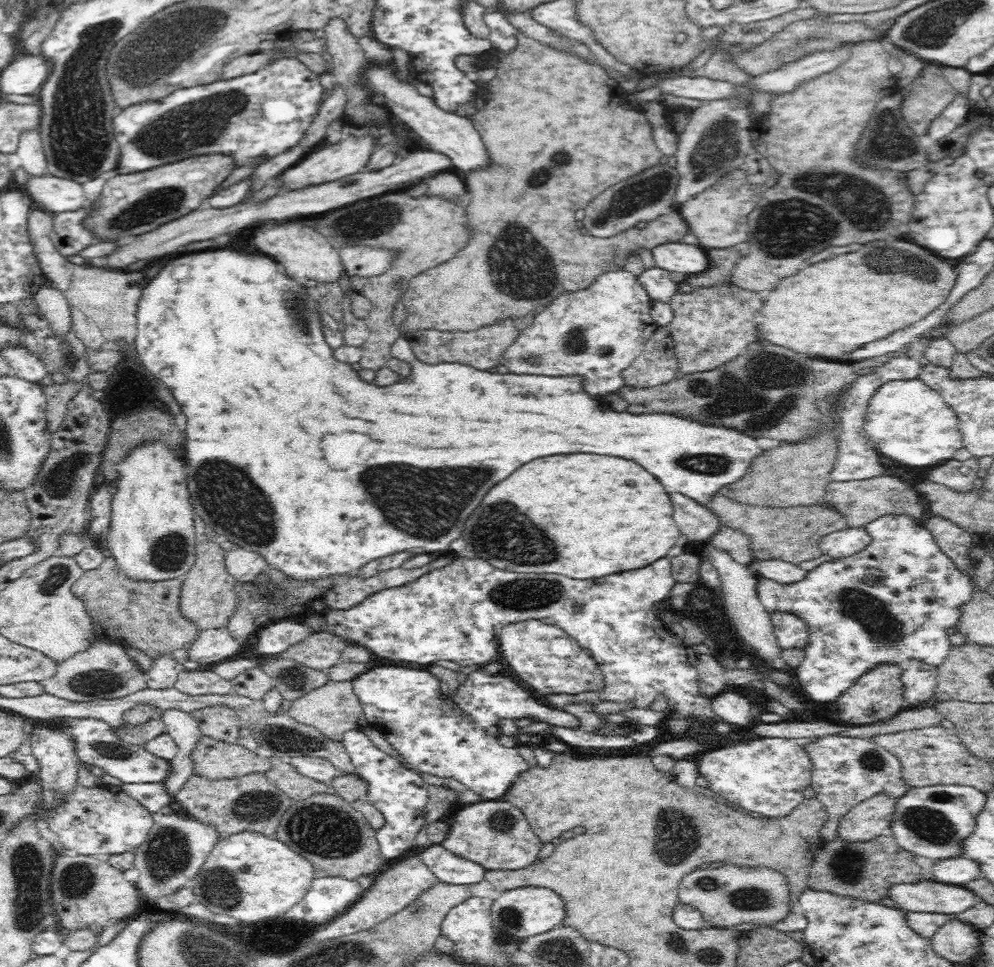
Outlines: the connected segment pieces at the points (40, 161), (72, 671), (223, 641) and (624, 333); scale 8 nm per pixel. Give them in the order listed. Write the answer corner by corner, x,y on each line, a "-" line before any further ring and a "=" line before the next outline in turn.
38,131
24,133
20,137
19,147
15,153
18,160
18,168
22,168
28,178
50,175
48,161
=
97,639
88,650
79,652
59,663
54,676
41,681
43,693
70,702
94,702
115,700
148,688
146,673
129,658
119,643
=
226,626
201,630
187,647
189,659
200,665
218,663
237,654
243,647
240,639
232,637
=
622,268
601,273
582,290
568,290
556,295
547,307
535,315
529,326
521,330
514,344
505,350
501,366
506,366
514,374
583,376
586,392
592,396
621,391
620,388
626,386
622,373
635,364
645,347
647,332
653,327
648,314
650,300
634,274

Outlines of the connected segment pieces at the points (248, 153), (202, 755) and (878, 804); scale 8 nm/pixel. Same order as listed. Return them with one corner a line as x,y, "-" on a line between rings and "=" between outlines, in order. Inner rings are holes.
284,59
273,62
254,74
244,74
230,79
227,83
208,83
188,88
176,88
170,94
158,99
146,99
122,108
114,120
114,136
120,144
120,166
130,168
132,172
142,172
190,158
192,156
231,152
238,165
246,165
272,154
278,154
296,140
300,140
312,116
316,114
323,87
318,79
318,70
313,69
299,59
=
203,736
192,752
193,770
205,776
238,778
252,773
267,773
271,769
270,757
251,752
238,744
218,742
=
882,795
853,806
837,821
834,840
866,842
880,836
889,826
889,819
893,814
892,806
894,799

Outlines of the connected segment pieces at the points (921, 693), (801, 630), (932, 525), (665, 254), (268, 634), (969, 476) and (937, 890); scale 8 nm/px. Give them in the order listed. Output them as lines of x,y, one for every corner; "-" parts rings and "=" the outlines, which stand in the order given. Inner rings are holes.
910,658
898,663
902,669
901,680
904,684
905,706
918,706
936,696
937,666
=
769,613
779,645
784,648
804,648
808,633
806,625
792,614
=
930,517
925,519
923,523
931,532
934,545
945,555
948,555
948,558
954,561
962,573
966,572
974,576
975,568
970,565
970,559
966,557
968,548
972,544
970,536
944,519
=
672,242
650,248
656,268
666,272
679,272
685,275
703,272
707,268
704,249
688,246
682,242
=
280,619
272,621
263,627
259,627
256,636
254,650
262,657
269,658
272,655
284,652
288,646
304,640
308,631
300,623
=
976,458
966,460
966,462
950,459
935,466
934,470
930,470
926,481
964,492
974,487
977,472
978,462
976,462
=
929,879
917,883
894,884
888,888
887,898
906,913
952,916
958,916
978,901
976,895
959,885
945,885

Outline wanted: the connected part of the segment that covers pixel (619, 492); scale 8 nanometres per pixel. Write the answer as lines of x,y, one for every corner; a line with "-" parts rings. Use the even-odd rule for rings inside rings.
560,454
560,458
540,458
540,460
532,460
524,466
520,466
516,472
512,472
506,480
498,482
496,486
492,486
488,490
488,494
482,498
480,506
468,516
468,520
464,522
464,530
462,530
462,540
464,540
464,550
470,552
472,559
484,559
493,567
500,570
508,570
513,573
524,574
561,574
568,578
580,580
606,577
616,572
624,572
624,570
636,570
642,566
652,564
654,560
666,556
668,548
672,548
680,534
680,530
676,528
674,520
672,520
672,506
670,506
670,498
664,492
662,484
650,474
646,472
642,466
638,466
636,462
628,462
624,458
608,458
608,456
598,456
598,454
-
540,540
552,540
552,552
550,552
550,560
542,560
540,558

